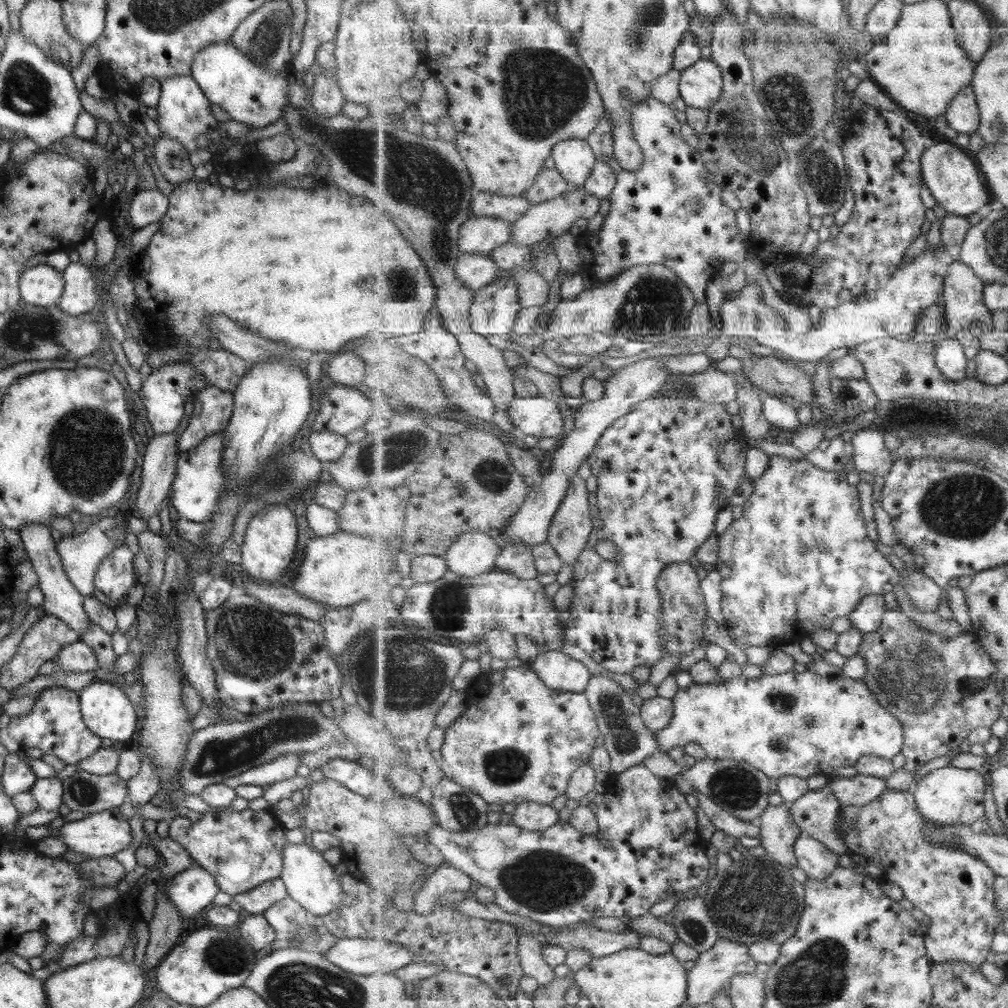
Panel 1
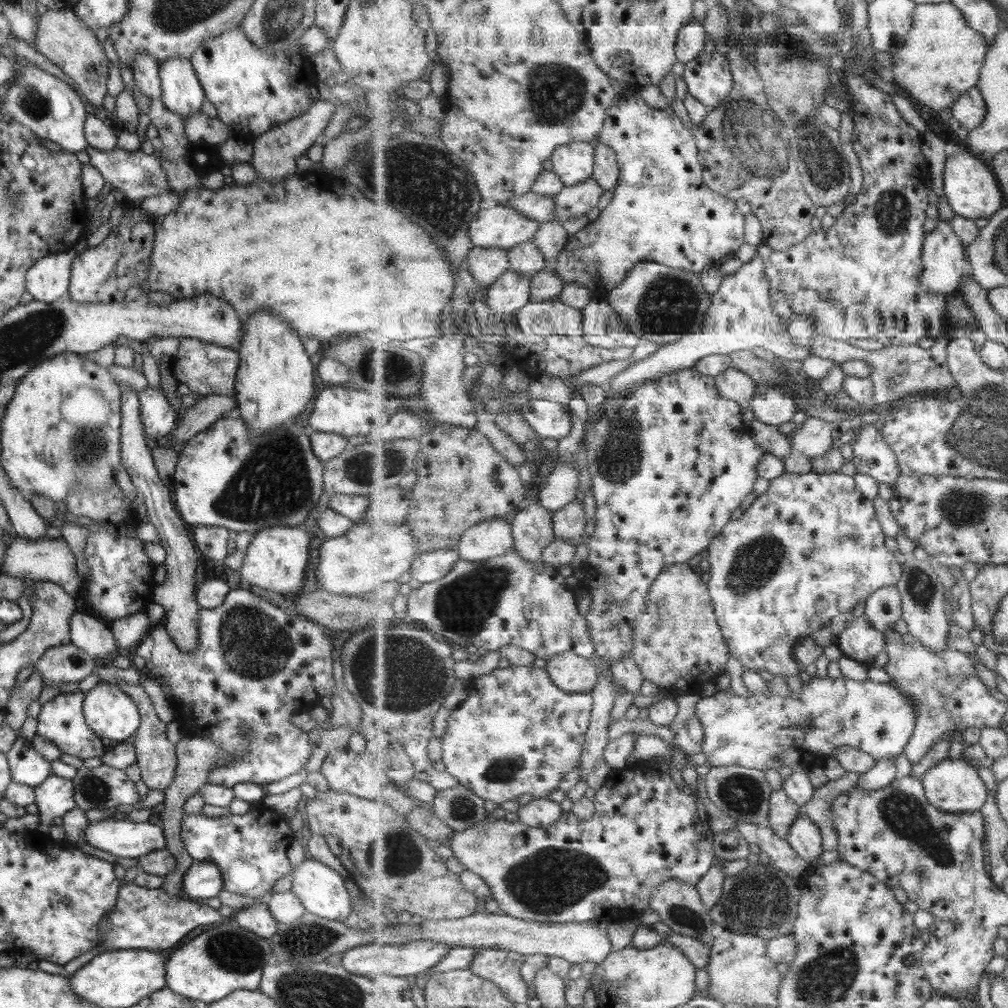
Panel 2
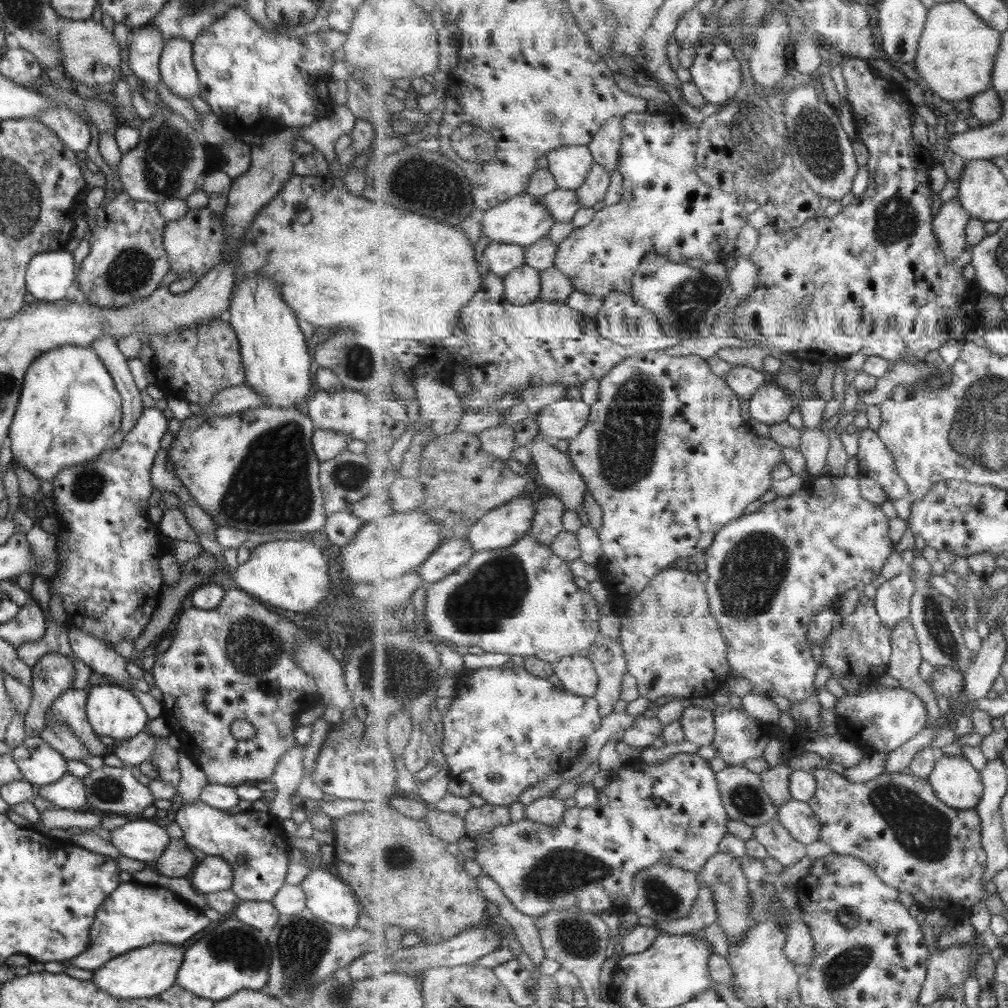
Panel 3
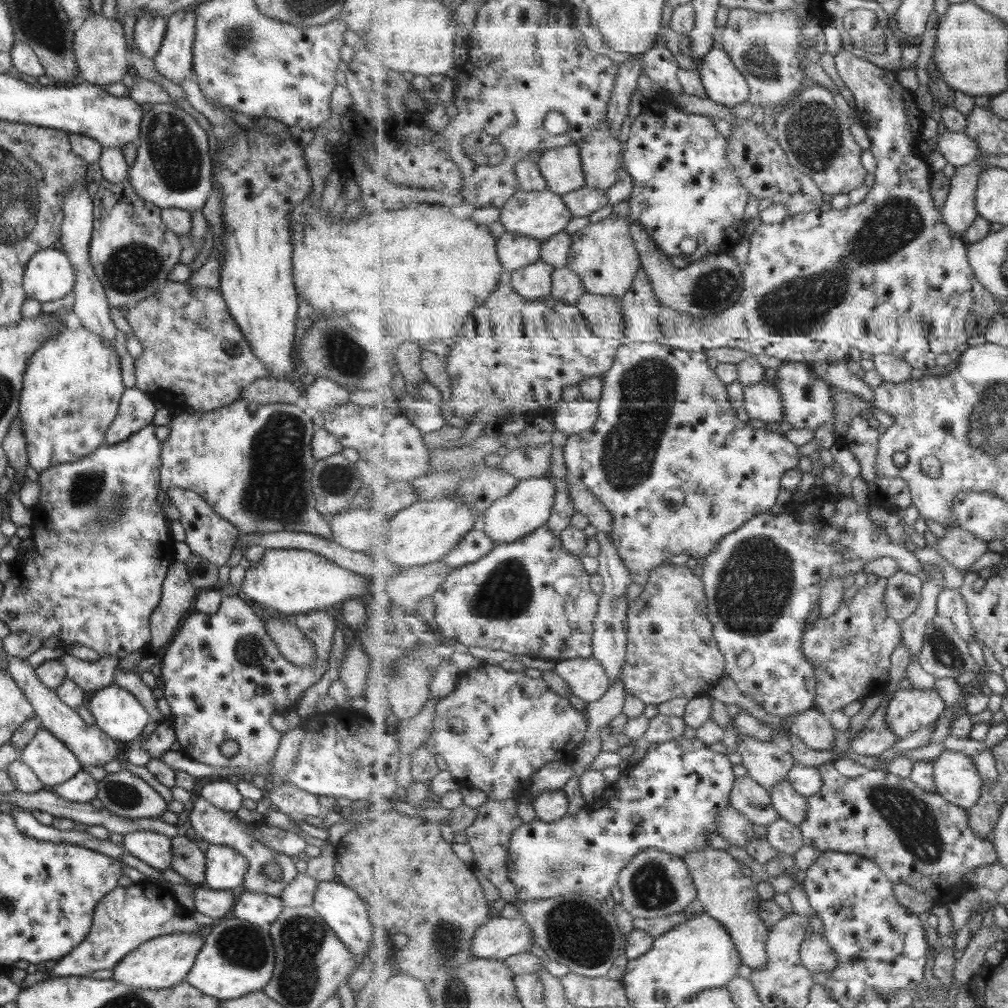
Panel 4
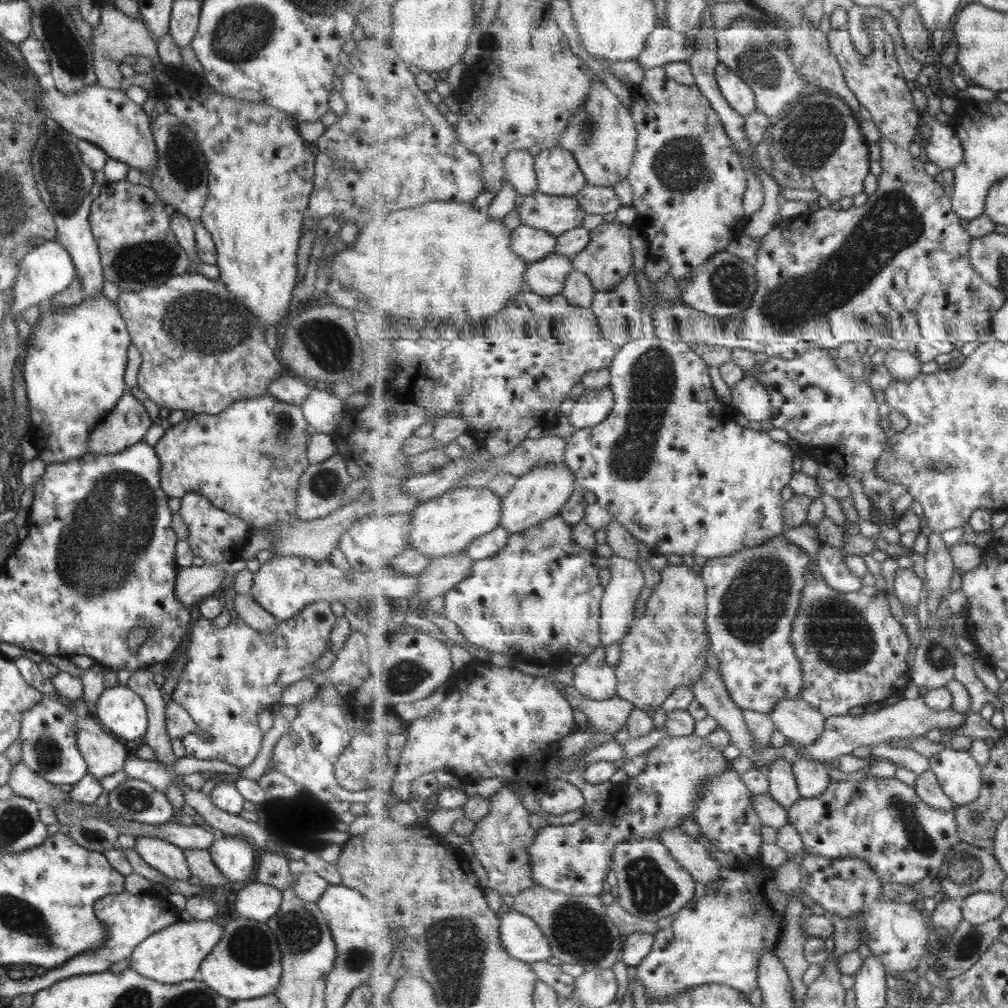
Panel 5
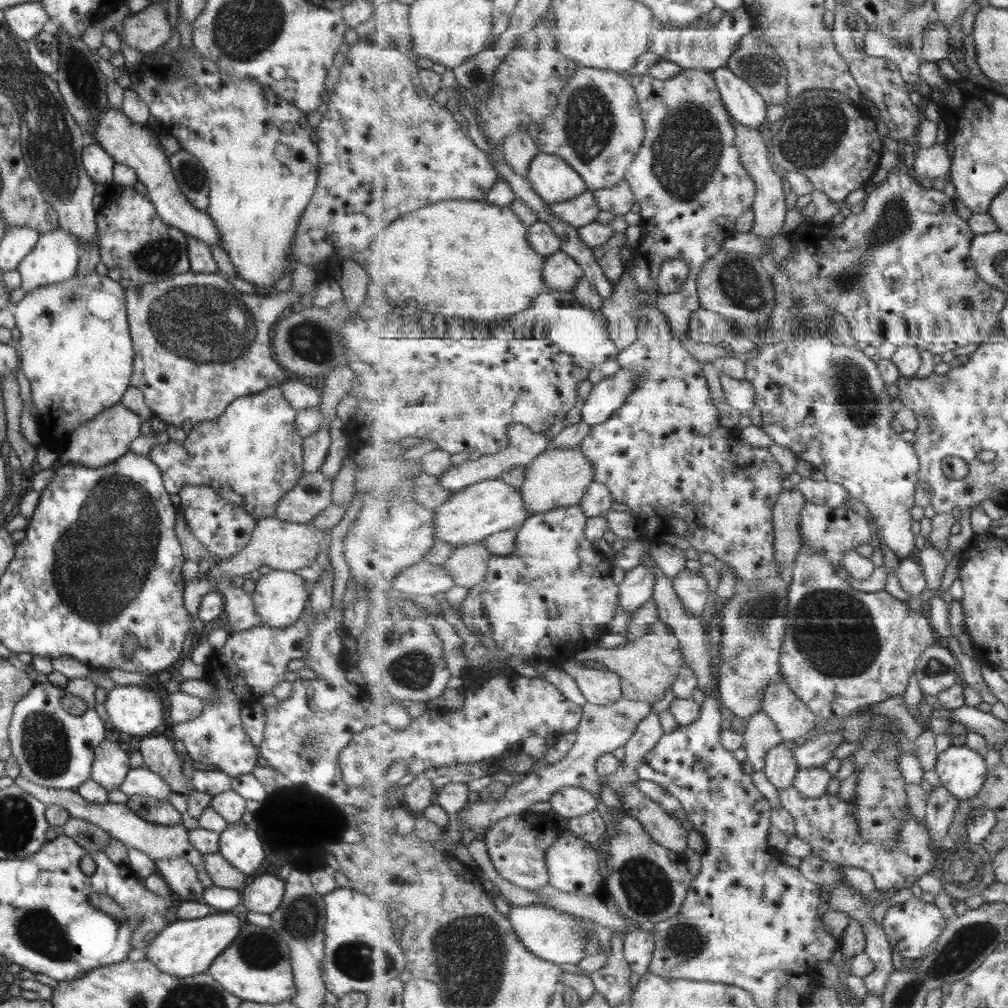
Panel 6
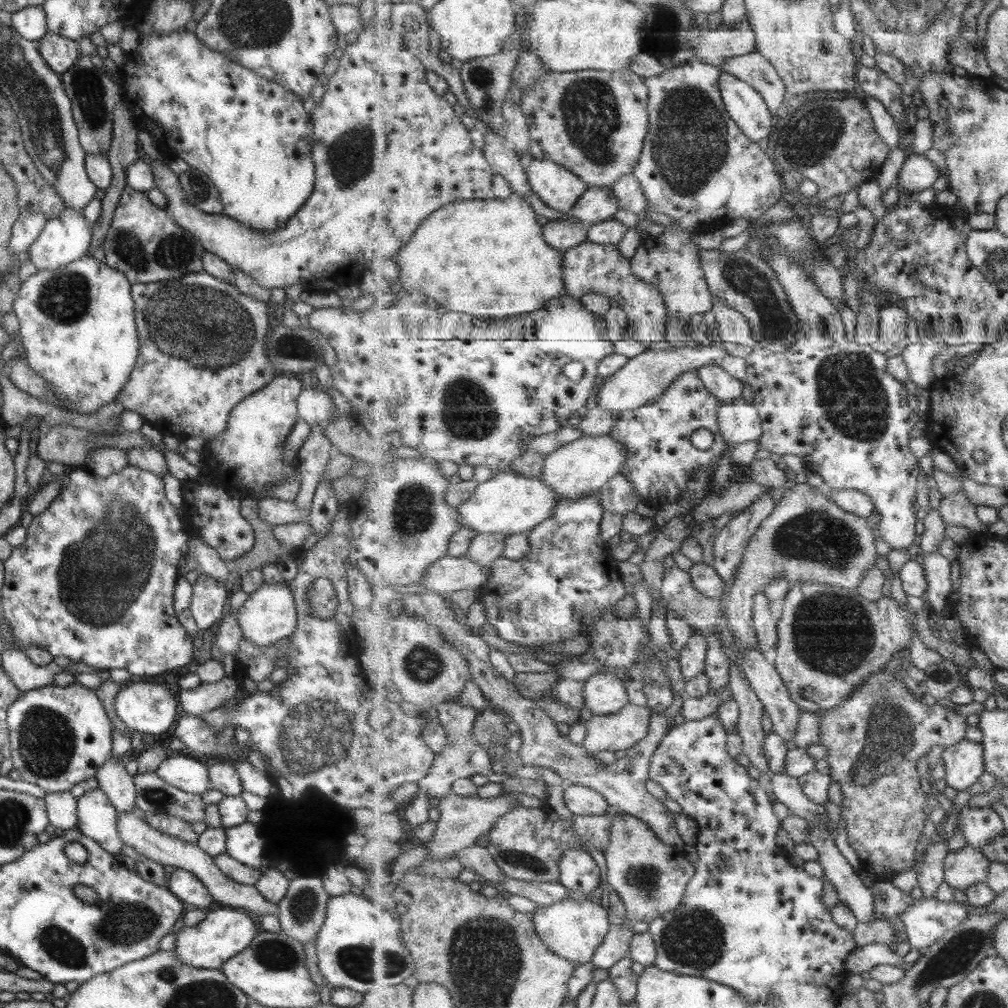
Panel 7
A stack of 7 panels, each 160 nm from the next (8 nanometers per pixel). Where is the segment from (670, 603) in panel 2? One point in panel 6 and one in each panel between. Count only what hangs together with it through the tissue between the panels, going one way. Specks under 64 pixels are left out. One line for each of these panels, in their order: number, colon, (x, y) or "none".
3: (673, 644)
4: (671, 651)
5: (666, 648)
6: (648, 667)

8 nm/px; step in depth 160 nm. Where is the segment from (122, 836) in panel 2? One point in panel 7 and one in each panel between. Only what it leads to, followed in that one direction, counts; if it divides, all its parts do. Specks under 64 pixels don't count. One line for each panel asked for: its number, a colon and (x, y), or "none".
3: (141, 840)
4: (154, 849)
5: (167, 859)
6: (180, 876)
7: (191, 892)

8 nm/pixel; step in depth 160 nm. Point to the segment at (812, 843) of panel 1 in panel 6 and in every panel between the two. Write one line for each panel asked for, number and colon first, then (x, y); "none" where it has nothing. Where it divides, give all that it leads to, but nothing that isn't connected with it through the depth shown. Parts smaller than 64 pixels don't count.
2: (805, 837)
3: (798, 817)
4: (792, 806)
5: (784, 789)
6: (781, 769)

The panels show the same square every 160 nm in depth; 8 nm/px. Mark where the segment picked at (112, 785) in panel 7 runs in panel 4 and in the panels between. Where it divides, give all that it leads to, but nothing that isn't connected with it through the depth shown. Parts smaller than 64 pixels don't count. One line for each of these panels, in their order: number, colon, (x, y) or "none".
4: (91, 747)
5: (103, 756)
6: (110, 763)

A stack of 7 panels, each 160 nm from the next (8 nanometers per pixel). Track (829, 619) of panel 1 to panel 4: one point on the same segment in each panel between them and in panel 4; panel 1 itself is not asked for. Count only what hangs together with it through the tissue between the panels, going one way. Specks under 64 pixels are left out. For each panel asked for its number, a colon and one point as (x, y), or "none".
2: (811, 547)
3: (771, 572)
4: (762, 582)

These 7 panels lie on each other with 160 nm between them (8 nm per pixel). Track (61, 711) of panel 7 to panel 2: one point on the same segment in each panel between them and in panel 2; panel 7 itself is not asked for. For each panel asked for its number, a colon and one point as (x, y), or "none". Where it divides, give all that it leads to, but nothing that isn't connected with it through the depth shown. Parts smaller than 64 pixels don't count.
2: (27, 767)
3: (38, 764)
4: (49, 760)
5: (48, 747)
6: (53, 748)

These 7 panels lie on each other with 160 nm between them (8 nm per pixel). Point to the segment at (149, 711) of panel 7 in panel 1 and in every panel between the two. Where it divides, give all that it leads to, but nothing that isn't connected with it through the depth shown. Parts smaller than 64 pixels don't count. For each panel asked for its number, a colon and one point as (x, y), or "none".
1: (106, 712)
2: (109, 713)
3: (111, 711)
4: (117, 713)
5: (120, 710)
6: (130, 709)

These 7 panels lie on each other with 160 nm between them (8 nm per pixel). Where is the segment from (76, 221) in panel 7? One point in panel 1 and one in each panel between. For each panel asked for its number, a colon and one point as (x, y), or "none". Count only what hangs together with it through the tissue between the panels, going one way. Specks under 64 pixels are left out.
1: (40, 285)
2: (46, 280)
3: (48, 274)
4: (48, 276)
5: (46, 270)
6: (54, 258)

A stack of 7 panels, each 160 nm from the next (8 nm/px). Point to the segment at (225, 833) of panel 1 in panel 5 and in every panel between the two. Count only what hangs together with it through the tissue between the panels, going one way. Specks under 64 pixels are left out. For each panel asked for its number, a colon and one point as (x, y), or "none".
2: (249, 850)
3: (254, 845)
4: (218, 827)
5: (272, 870)

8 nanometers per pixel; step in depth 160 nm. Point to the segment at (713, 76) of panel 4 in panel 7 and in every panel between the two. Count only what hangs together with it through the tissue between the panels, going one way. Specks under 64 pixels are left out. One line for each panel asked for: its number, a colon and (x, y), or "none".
5: (741, 97)
6: (745, 103)
7: (748, 109)

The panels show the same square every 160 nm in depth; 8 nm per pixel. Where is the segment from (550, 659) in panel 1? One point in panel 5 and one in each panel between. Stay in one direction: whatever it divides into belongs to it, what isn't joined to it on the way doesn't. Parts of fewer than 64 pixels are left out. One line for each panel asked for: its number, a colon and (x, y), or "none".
2: (574, 673)
3: (578, 674)
4: (587, 677)
5: (594, 677)

